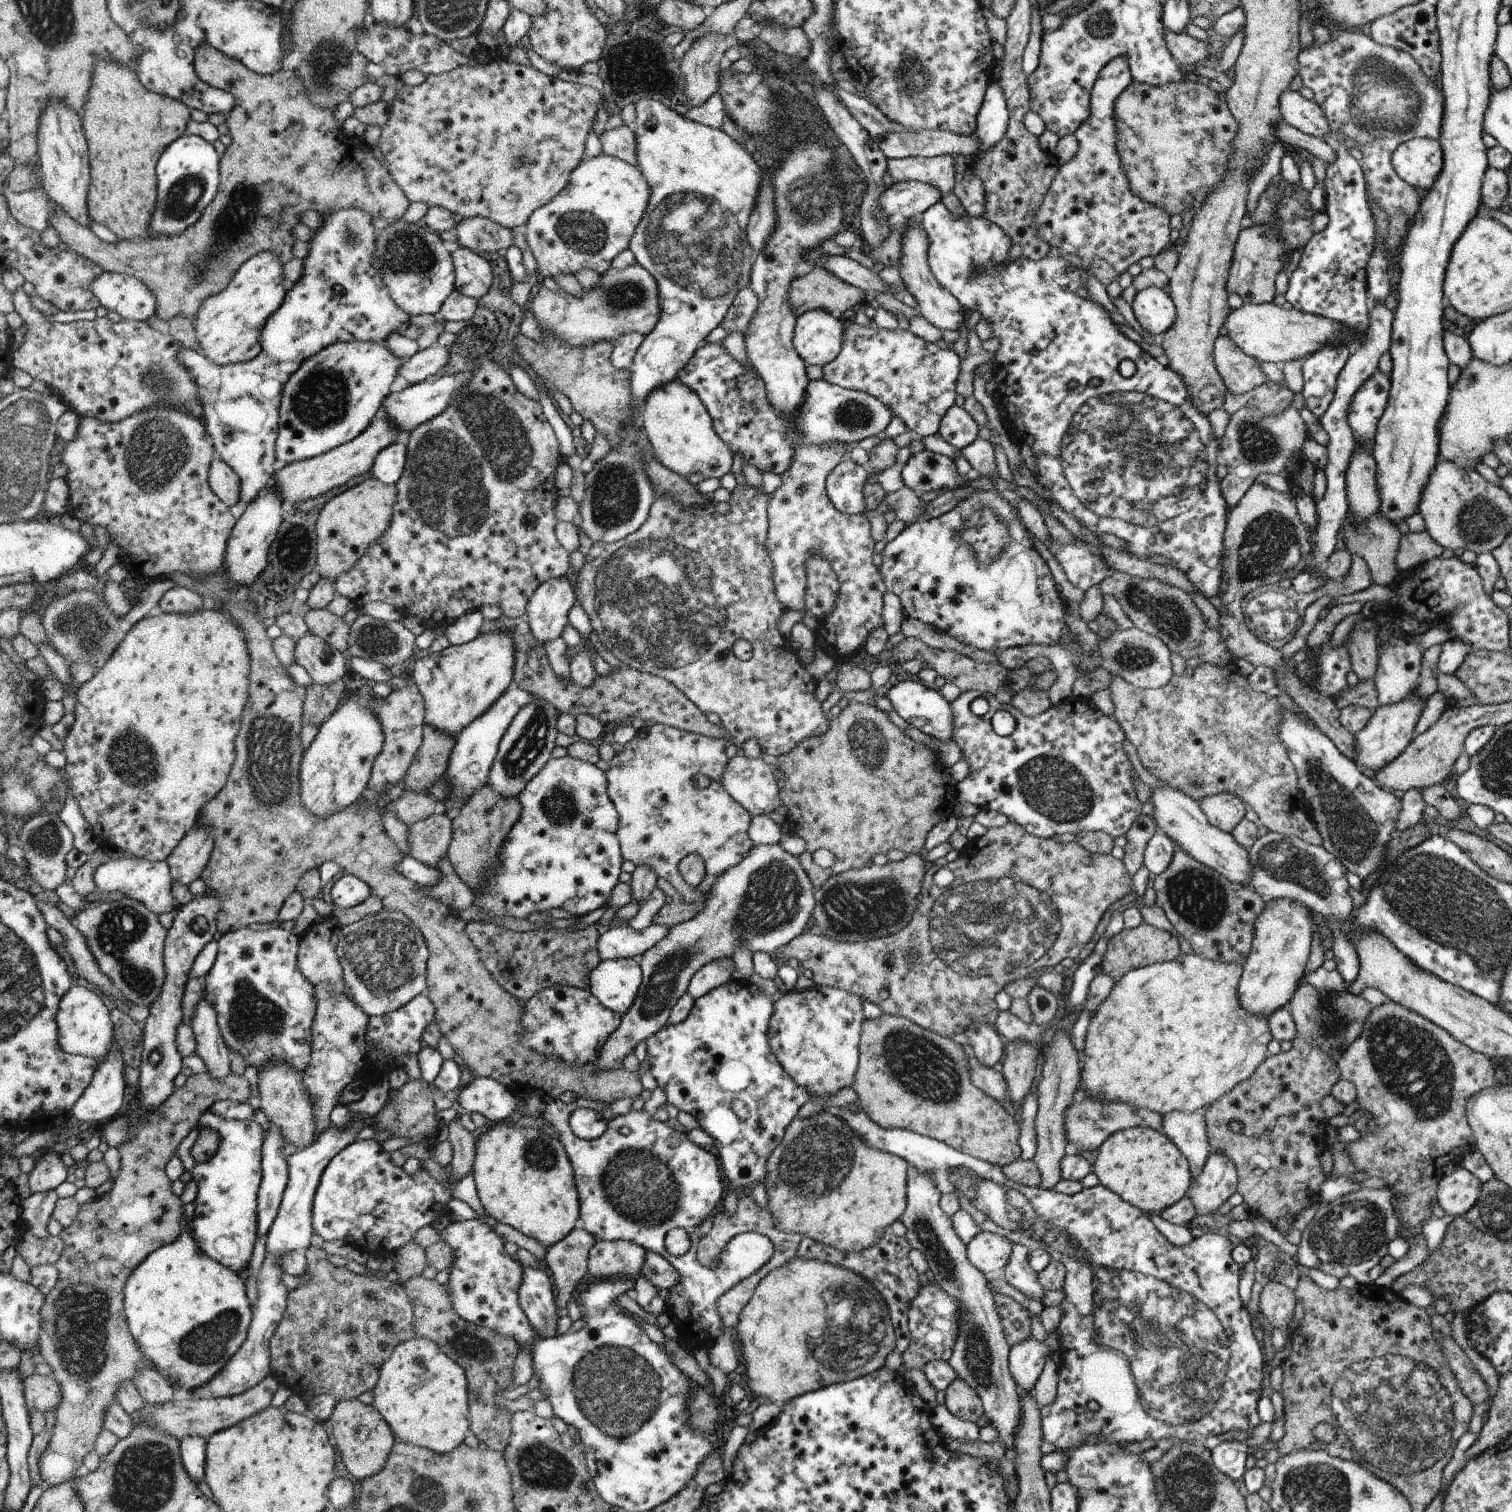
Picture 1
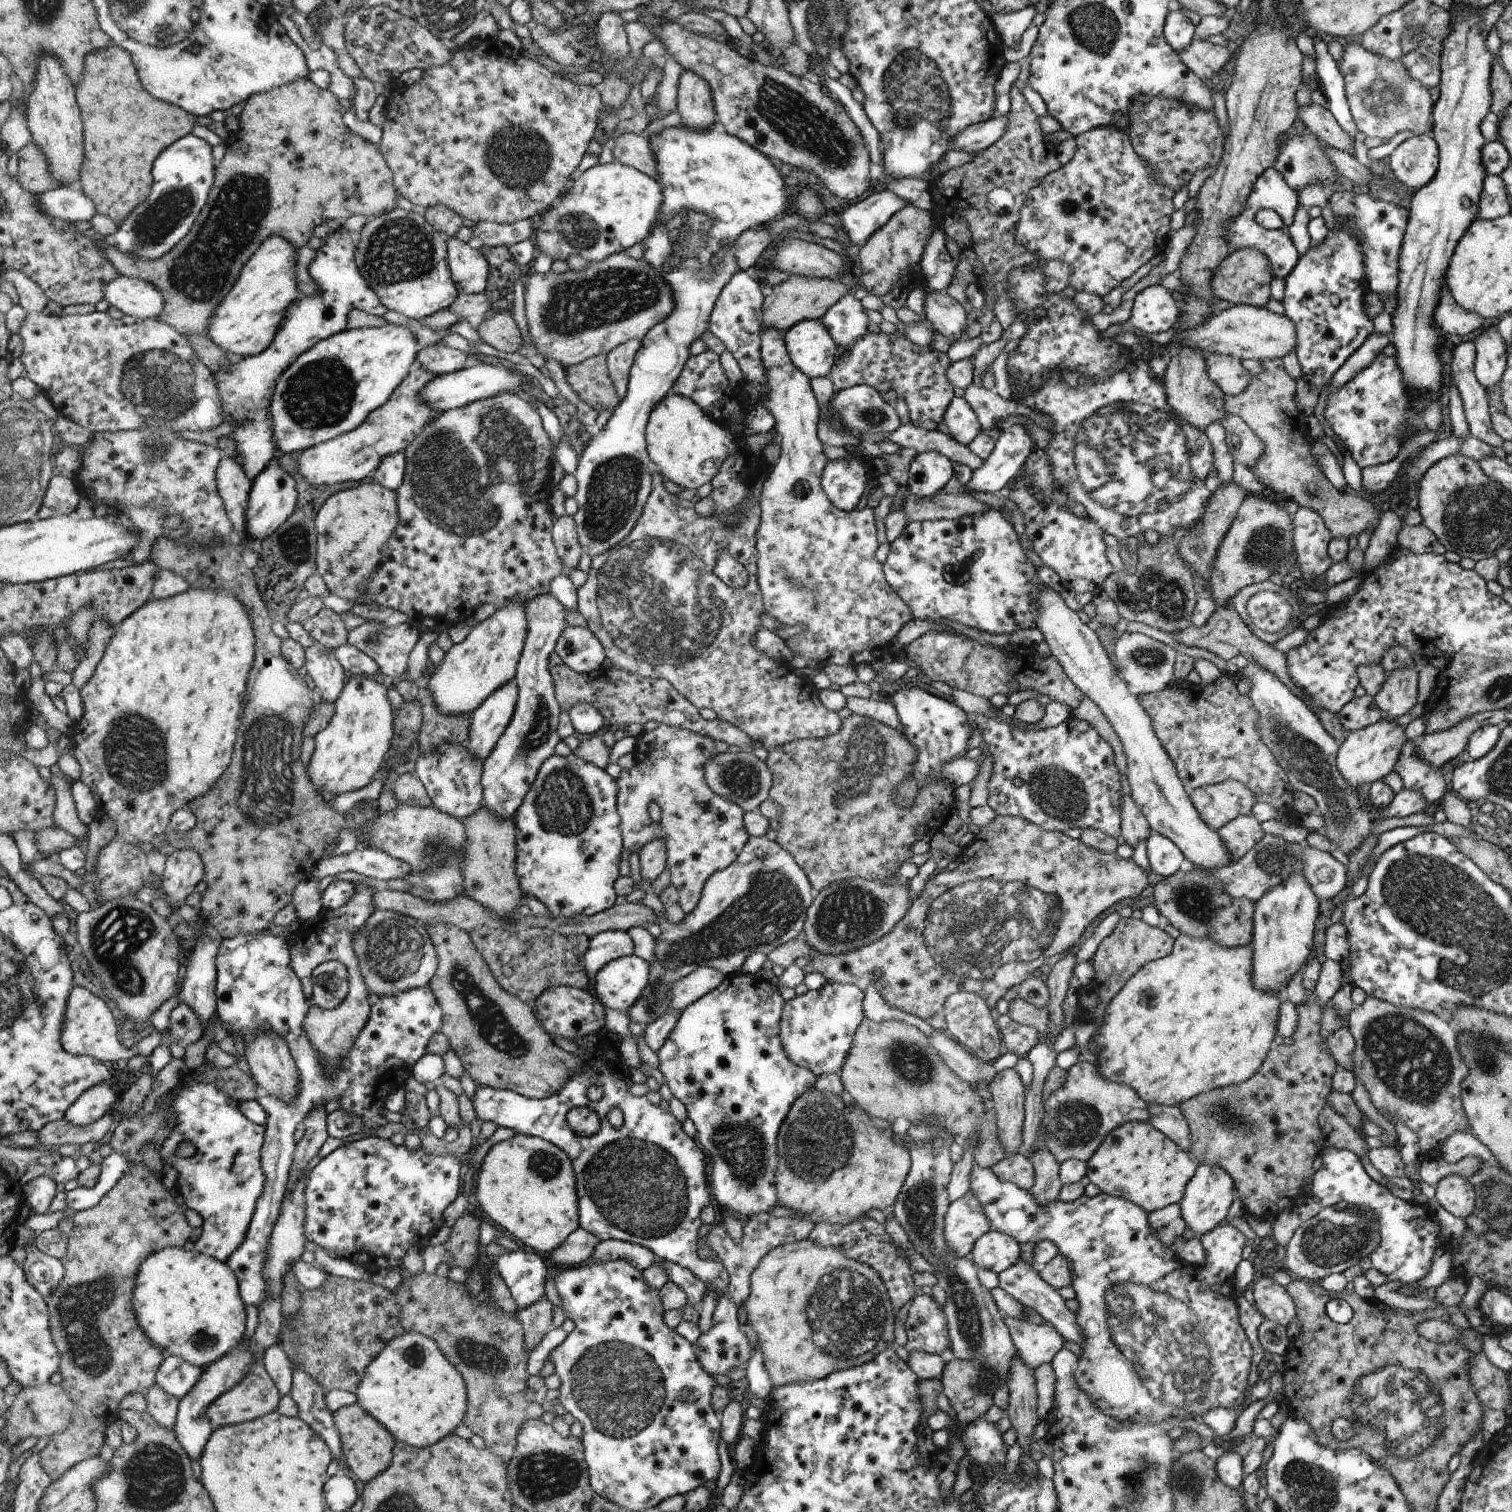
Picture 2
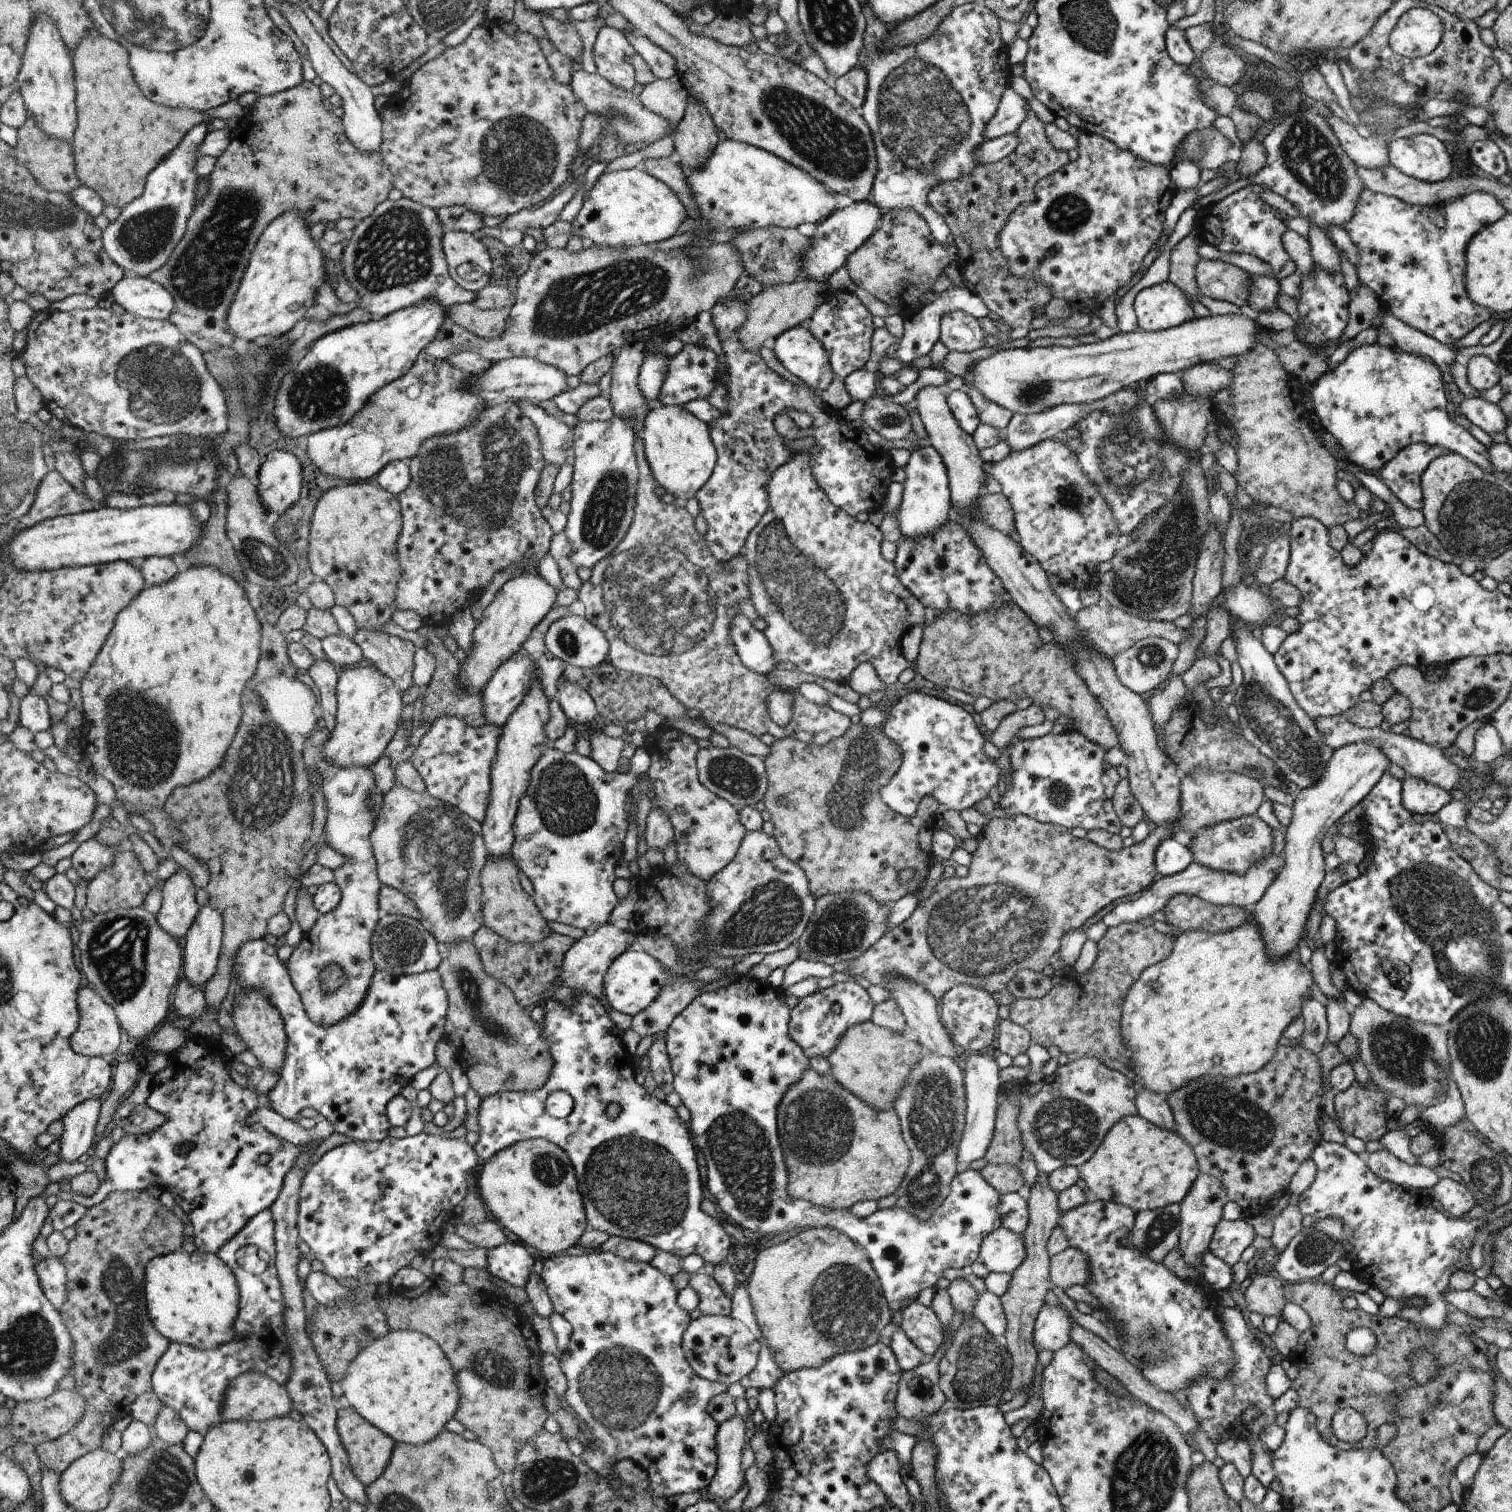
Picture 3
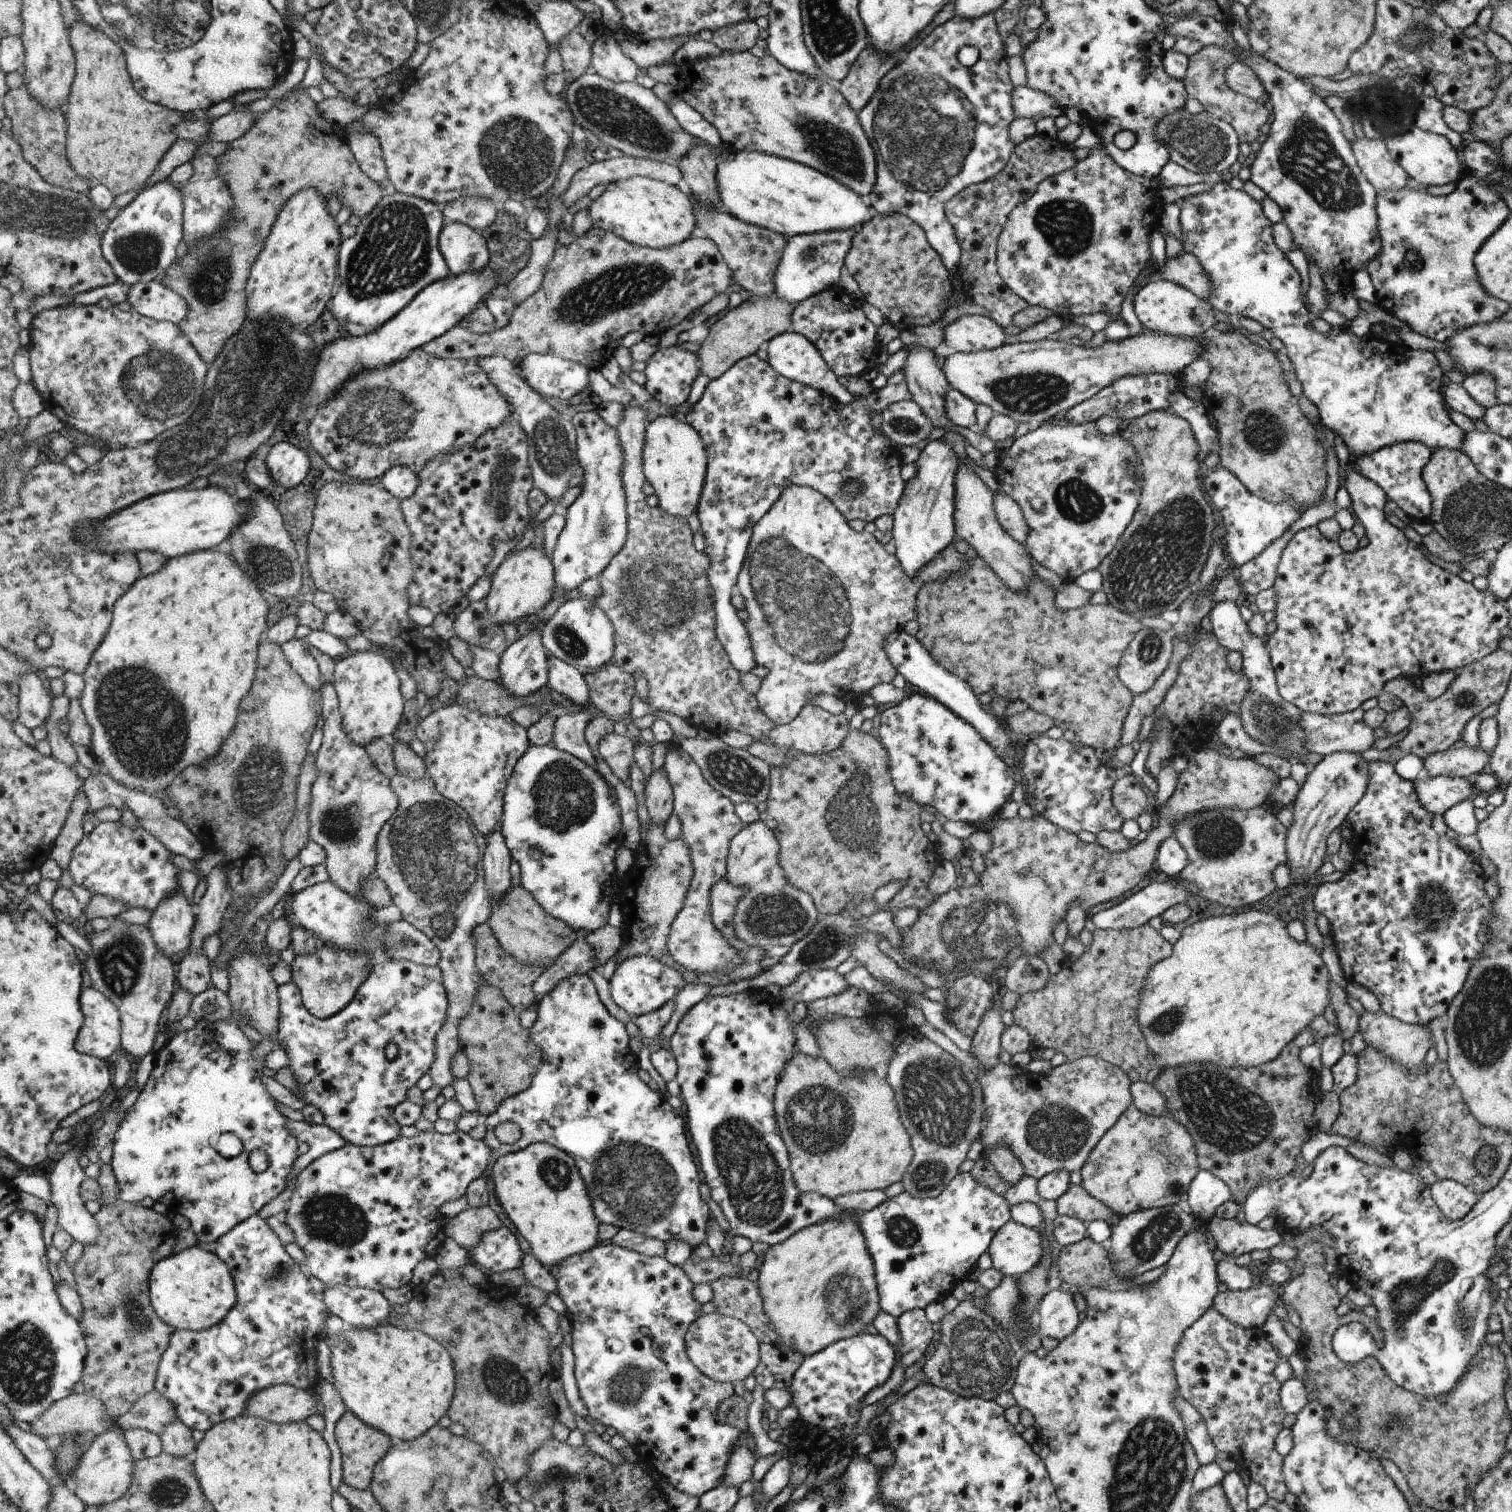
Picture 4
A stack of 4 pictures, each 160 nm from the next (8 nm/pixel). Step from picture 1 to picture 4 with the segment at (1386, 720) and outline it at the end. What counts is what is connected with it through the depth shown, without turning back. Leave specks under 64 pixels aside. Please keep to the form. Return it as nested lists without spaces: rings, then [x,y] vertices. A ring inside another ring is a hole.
[[[1338,751],[1326,755],[1310,768],[1306,780],[1296,795],[1292,825],[1287,828],[1287,865],[1293,884],[1312,882],[1327,856],[1329,835],[1339,830],[1348,813],[1364,796],[1369,783],[1369,762],[1361,753]]]

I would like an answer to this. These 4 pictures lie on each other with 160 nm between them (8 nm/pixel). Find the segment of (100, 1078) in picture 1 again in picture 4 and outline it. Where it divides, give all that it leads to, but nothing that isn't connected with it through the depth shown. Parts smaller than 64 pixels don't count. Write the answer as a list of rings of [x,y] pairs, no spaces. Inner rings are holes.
[[[76,1135],[75,1138],[69,1140],[75,1144],[71,1149],[63,1154],[60,1160],[56,1161],[56,1166],[49,1176],[52,1196],[50,1203],[54,1204],[58,1210],[58,1224],[59,1228],[68,1231],[73,1240],[77,1240],[80,1244],[89,1245],[96,1240],[99,1235],[99,1228],[97,1222],[94,1220],[93,1214],[87,1212],[84,1207],[84,1201],[80,1196],[80,1187],[84,1182],[84,1171],[82,1166],[78,1164],[78,1154],[76,1154],[75,1147],[78,1148],[79,1141],[84,1137]]]

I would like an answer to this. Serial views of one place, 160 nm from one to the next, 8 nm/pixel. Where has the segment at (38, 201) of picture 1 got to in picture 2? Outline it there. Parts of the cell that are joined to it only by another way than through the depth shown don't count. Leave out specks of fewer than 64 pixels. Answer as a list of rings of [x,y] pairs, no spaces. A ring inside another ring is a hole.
[[[64,186],[40,195],[41,210],[59,221],[75,223],[88,220],[97,214],[93,200],[82,191],[72,191]]]

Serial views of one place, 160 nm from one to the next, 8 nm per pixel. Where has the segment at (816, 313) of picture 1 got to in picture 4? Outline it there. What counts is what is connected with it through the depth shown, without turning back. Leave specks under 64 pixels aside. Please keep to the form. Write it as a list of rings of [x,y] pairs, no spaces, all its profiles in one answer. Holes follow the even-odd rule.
[[[788,331],[778,335],[776,338],[769,340],[768,344],[768,361],[773,365],[776,372],[790,380],[798,381],[799,383],[810,385],[812,388],[818,389],[820,392],[836,397],[842,404],[850,404],[856,400],[856,396],[840,385],[837,373],[826,364],[821,351],[817,345],[809,338],[802,336],[796,331]]]

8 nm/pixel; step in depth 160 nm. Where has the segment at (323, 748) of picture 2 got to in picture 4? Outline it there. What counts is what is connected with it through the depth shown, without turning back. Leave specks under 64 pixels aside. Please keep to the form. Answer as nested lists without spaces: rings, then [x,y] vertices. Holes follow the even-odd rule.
[[[376,649],[354,652],[337,660],[332,684],[337,691],[342,712],[343,730],[348,738],[362,747],[382,736],[394,734],[402,718],[404,699],[400,696],[401,680],[394,664]]]

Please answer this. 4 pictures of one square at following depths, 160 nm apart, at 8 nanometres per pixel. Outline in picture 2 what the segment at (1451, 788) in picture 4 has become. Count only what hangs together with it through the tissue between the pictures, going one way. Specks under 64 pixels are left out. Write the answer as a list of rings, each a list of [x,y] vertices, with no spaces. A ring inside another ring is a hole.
[[[1249,662],[1243,671],[1238,672],[1238,676],[1250,678],[1252,688],[1248,693],[1251,703],[1259,712],[1258,721],[1259,735],[1263,743],[1272,751],[1277,763],[1285,772],[1287,779],[1295,791],[1306,792],[1317,802],[1317,812],[1324,818],[1322,832],[1333,844],[1333,849],[1340,848],[1344,854],[1350,855],[1357,849],[1363,840],[1366,840],[1372,832],[1372,823],[1382,819],[1392,817],[1407,817],[1416,813],[1424,813],[1432,810],[1433,806],[1427,803],[1419,792],[1403,789],[1393,796],[1389,805],[1384,808],[1378,808],[1368,796],[1369,801],[1362,802],[1360,794],[1355,786],[1347,783],[1347,780],[1340,774],[1337,767],[1338,744],[1333,736],[1330,736],[1323,727],[1317,714],[1300,697],[1297,697],[1274,673],[1268,672],[1265,668],[1258,666],[1257,663]]]

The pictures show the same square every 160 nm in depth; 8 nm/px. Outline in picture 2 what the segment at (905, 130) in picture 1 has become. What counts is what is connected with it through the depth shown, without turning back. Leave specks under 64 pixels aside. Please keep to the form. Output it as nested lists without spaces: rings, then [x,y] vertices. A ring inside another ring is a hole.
[[[994,116],[984,123],[973,124],[952,140],[951,149],[977,155],[992,146],[1002,136],[1007,124],[1007,116]]]

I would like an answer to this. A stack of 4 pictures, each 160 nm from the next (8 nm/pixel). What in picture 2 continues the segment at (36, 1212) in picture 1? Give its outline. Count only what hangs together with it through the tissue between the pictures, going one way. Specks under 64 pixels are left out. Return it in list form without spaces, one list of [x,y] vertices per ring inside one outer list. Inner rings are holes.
[[[31,1242],[26,1246],[28,1257],[24,1262],[30,1282],[45,1296],[49,1297],[65,1275],[60,1259],[42,1252],[38,1244]]]

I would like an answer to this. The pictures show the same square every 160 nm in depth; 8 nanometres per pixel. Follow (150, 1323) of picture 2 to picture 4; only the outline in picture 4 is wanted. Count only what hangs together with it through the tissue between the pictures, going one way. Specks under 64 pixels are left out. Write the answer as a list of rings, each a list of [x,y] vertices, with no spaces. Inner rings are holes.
[[[198,1244],[158,1262],[158,1268],[154,1268],[154,1276],[149,1276],[149,1296],[154,1296],[153,1307],[165,1323],[175,1330],[194,1332],[216,1327],[225,1319],[237,1301],[235,1282],[225,1261],[216,1253]]]

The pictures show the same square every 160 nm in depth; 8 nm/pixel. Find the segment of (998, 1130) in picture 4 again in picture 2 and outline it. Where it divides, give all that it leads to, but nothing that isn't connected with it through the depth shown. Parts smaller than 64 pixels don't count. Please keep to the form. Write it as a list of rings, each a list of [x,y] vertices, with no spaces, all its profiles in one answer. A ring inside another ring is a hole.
[[[1078,1061],[1067,1070],[1066,1082],[1043,1102],[1042,1127],[1047,1134],[1047,1147],[1059,1164],[1068,1159],[1083,1160],[1085,1163],[1098,1150],[1102,1141],[1116,1127],[1130,1121],[1149,1122],[1149,1106],[1128,1085],[1107,1081],[1094,1064]]]

